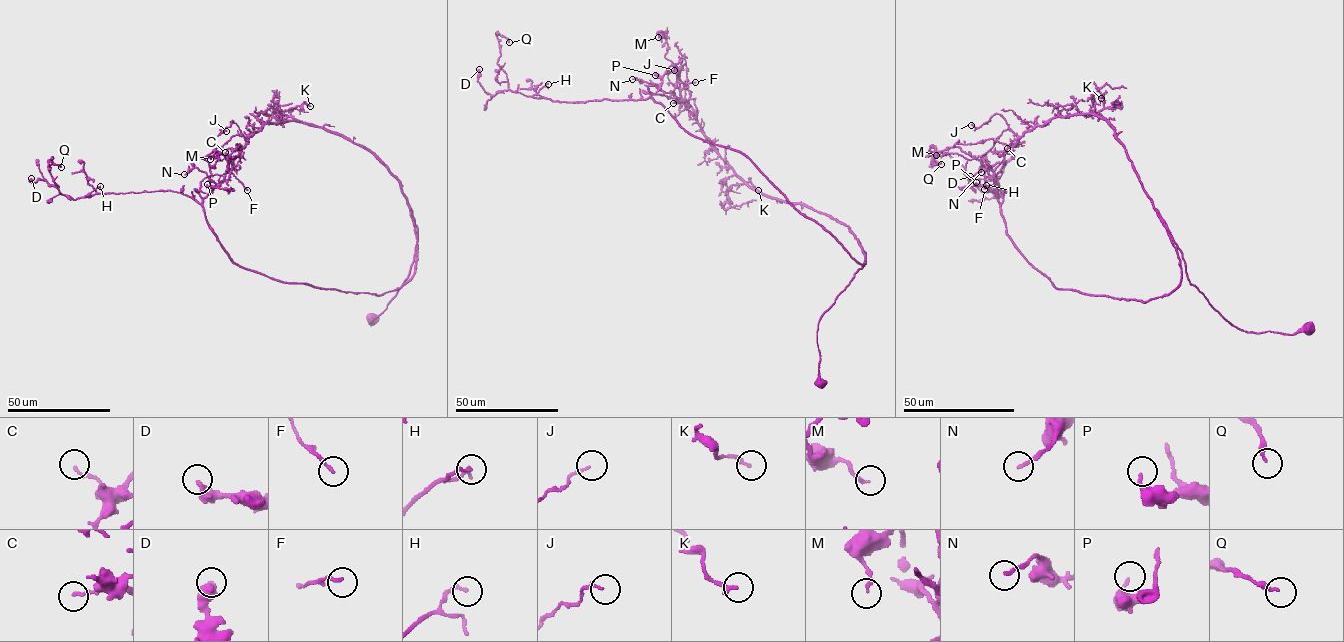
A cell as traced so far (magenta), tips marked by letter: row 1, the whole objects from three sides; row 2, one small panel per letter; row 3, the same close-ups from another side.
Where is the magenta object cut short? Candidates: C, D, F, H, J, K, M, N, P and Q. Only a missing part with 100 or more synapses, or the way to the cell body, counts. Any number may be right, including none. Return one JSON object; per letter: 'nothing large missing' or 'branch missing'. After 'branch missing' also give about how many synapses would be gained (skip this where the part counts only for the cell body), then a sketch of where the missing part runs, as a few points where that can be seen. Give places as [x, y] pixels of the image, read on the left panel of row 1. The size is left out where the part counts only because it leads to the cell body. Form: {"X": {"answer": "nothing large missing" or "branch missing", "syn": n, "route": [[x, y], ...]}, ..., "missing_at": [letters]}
{"C": {"answer": "nothing large missing"}, "D": {"answer": "nothing large missing"}, "F": {"answer": "nothing large missing"}, "H": {"answer": "nothing large missing"}, "J": {"answer": "nothing large missing"}, "K": {"answer": "nothing large missing"}, "M": {"answer": "nothing large missing"}, "N": {"answer": "nothing large missing"}, "P": {"answer": "nothing large missing"}, "Q": {"answer": "nothing large missing"}, "missing_at": []}

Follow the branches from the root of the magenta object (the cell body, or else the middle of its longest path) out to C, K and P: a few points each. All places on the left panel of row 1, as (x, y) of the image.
C: (373, 318), (415, 254), (418, 229), (399, 180), (365, 149), (293, 120), (265, 123), (226, 173), (225, 152)
K: (373, 318), (410, 272), (412, 211), (372, 153), (291, 116), (310, 106)
P: (373, 318), (408, 277), (416, 226), (415, 273), (399, 288), (282, 282), (232, 261), (207, 220), (207, 184)

